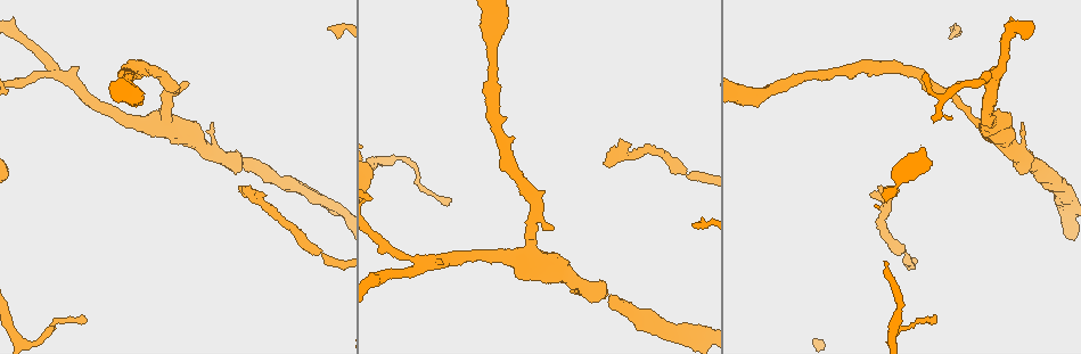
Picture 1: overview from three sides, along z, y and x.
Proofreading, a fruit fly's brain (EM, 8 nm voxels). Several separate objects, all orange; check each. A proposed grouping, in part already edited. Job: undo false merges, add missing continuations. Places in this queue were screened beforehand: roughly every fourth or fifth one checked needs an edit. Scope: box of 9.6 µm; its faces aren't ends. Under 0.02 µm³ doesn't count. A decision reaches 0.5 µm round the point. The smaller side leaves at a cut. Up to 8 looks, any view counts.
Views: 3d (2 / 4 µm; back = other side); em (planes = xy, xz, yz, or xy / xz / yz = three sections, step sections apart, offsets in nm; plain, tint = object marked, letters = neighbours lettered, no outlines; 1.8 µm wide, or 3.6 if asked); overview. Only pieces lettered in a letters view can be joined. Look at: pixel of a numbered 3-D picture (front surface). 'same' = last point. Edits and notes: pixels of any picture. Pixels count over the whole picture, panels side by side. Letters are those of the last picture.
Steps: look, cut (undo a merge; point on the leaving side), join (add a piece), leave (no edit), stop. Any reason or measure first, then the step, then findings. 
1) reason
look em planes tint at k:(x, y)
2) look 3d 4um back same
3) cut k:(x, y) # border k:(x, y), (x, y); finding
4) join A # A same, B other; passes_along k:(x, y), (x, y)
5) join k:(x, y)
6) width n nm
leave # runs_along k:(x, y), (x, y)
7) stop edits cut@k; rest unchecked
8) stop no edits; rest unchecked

an open end
look em yz step 16 tint at 1:(959, 81)

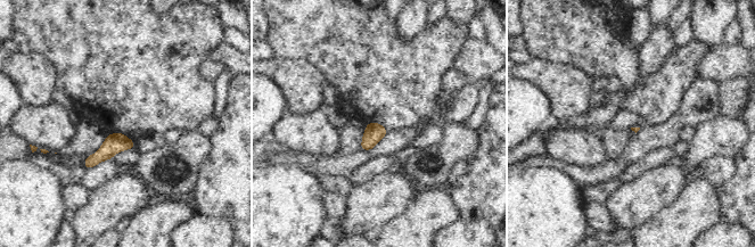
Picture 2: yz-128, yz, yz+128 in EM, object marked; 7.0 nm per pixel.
look em planes letters same

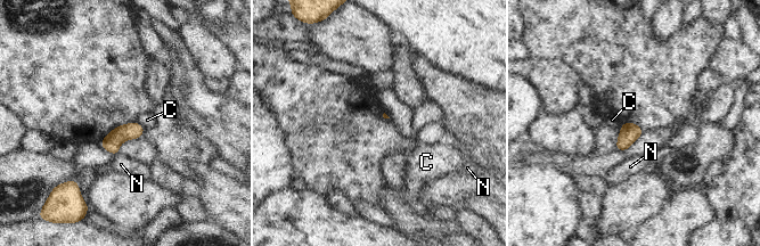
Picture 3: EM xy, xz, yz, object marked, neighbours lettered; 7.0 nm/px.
leave # C other, N other; border 3:(136, 122), (144, 129); no lettered piece goes on from it

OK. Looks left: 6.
an open end
look 3d 2um at 1:(606, 160)

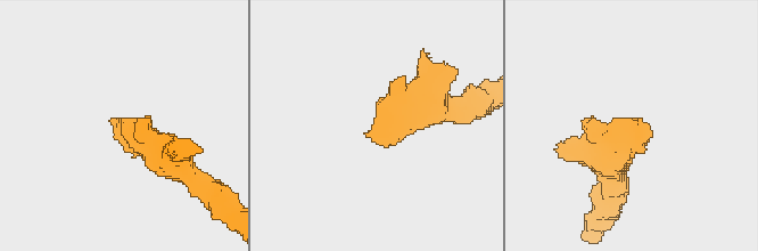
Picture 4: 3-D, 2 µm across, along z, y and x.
look em planes tint at 4:(115, 119)

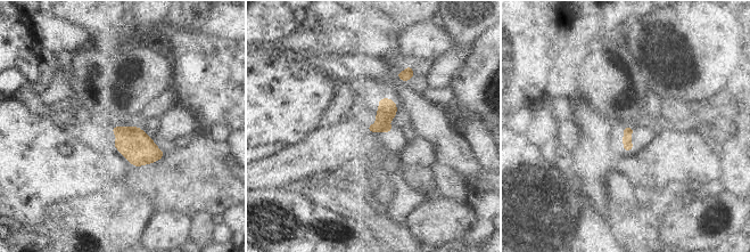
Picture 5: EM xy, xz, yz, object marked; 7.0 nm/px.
look em planes letters same

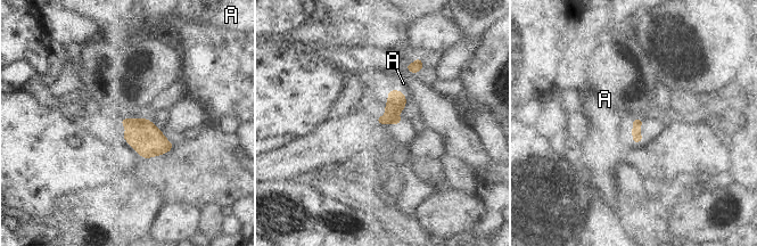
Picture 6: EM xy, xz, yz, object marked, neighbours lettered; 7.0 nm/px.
leave # A other; border 6:(401, 90), (388, 91); no lettered piece goes on from it

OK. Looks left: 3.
thin end
look 3d 2um back at 1:(936, 315)

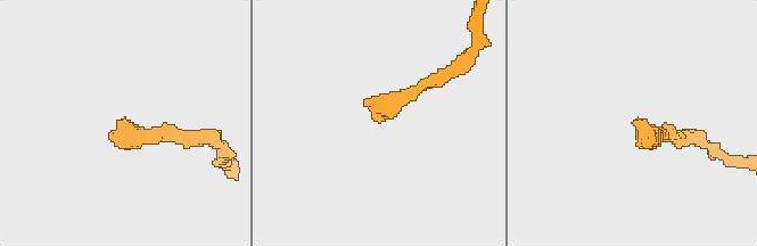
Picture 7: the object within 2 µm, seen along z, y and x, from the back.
need the tissue
look em planes letters at 7:(371, 118)

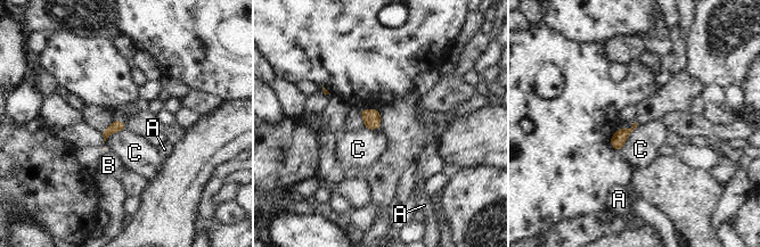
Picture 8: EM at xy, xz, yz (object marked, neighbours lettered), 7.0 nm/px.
leave # A other, B other, C other; border 8:(125, 126), (114, 131), (104, 143); no lettered piece goes on from it

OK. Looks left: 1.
stop no edits; rest unchecked

